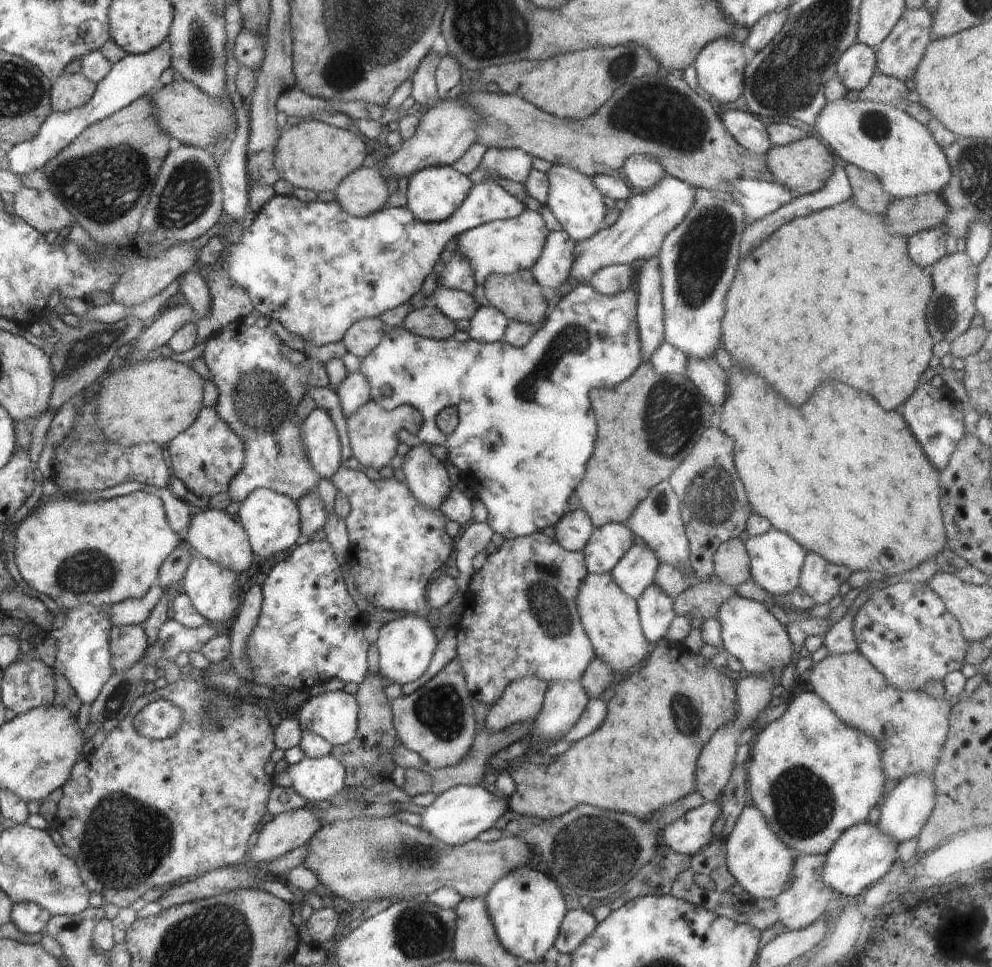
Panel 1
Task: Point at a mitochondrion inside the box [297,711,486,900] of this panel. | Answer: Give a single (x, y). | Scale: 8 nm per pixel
(422, 857)

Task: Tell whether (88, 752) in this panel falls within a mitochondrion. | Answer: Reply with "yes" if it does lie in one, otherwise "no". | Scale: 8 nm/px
no

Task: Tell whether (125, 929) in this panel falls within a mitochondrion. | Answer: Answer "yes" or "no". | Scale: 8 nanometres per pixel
no

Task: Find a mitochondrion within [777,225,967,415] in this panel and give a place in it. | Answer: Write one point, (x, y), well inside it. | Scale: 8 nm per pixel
(945, 315)

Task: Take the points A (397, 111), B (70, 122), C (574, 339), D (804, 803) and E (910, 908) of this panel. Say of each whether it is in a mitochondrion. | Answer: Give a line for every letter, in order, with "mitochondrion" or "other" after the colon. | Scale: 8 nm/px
A: other
B: other
C: mitochondrion
D: mitochondrion
E: other

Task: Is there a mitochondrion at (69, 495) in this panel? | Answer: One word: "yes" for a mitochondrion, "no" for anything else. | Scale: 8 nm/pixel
no

